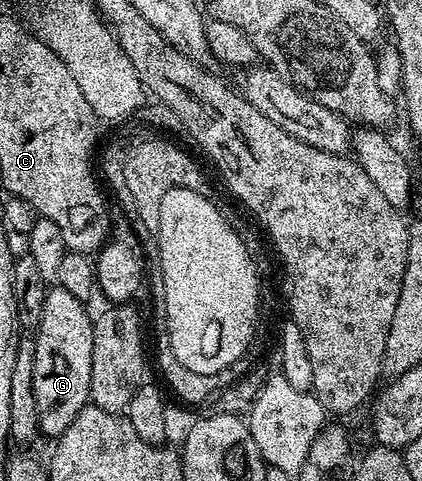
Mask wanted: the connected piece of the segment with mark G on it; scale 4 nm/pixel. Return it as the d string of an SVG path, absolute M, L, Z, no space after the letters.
M52 286L45 291L44 305L40 315L38 331L34 336L36 342L36 353L34 354L34 398L40 415L40 430L45 437L59 438L74 422L74 418L89 403L91 397L91 359L93 357L94 330L93 317L88 317L85 301L79 300L70 294L70 290L59 286Z

